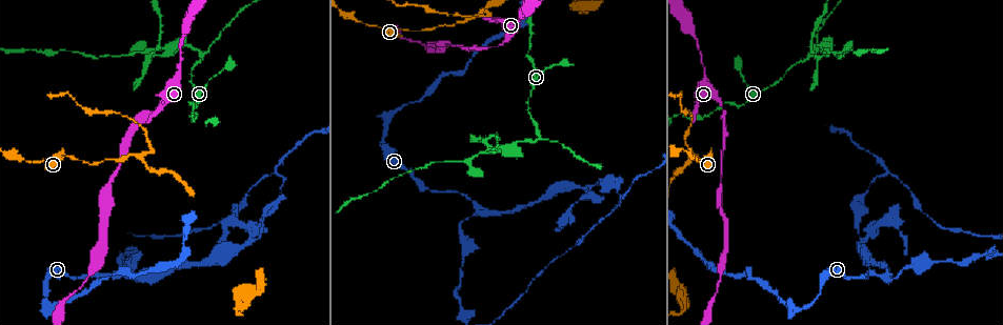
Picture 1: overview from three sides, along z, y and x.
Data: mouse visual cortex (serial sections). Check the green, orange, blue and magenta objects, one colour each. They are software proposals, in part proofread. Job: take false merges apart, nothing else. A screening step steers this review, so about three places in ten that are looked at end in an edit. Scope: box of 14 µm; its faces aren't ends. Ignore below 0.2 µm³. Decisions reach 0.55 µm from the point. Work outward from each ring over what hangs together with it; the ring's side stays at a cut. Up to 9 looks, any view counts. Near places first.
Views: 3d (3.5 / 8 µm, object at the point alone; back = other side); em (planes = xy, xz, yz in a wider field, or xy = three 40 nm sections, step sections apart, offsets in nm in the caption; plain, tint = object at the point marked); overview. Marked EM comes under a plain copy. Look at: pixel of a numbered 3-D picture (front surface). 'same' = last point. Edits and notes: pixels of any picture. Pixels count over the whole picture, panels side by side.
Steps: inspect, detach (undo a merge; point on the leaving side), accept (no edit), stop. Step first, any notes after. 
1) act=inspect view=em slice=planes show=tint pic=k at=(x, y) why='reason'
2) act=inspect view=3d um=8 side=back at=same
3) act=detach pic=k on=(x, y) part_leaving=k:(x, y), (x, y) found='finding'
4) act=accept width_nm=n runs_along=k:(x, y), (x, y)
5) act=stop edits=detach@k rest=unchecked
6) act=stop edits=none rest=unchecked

act=inspect view=3d um=8 pic=1 at=(76, 159) why='a narrow waist'

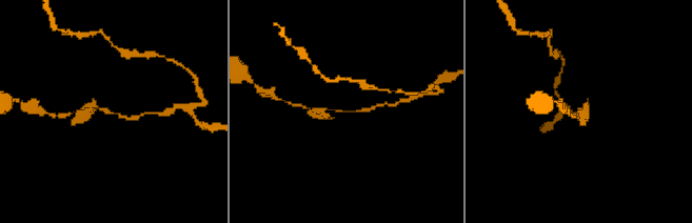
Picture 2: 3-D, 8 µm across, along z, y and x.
act=inspect view=3d um=3.5 pic=2 at=(349, 112) why='closer look'

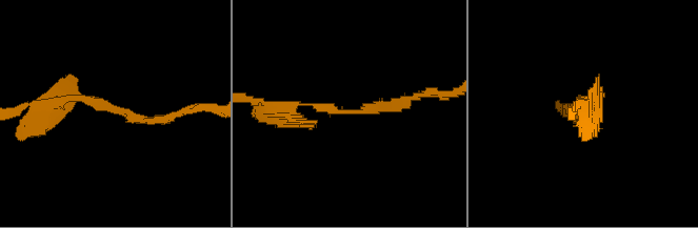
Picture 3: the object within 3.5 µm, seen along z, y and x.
act=inspect view=em slice=xy step=3 show=tint pic=3 at=(346, 112) arm_widths_nm=150,150

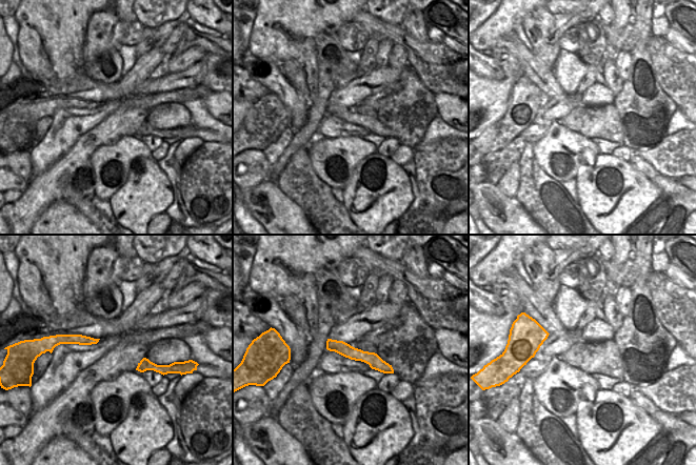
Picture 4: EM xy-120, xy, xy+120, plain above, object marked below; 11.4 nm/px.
act=accept runs_along=4:(329, 343), (370, 358), (390, 370) found='one cell here'

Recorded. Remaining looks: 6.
act=inspect view=em slice=xy step=5 show=tint pic=1 at=(475, 17) why='three arms meet'

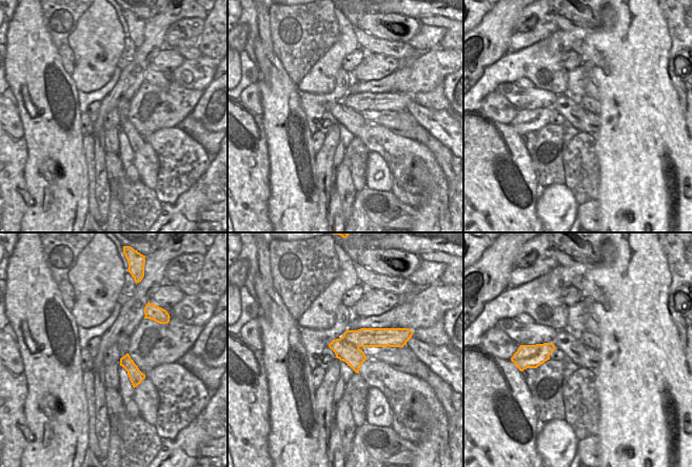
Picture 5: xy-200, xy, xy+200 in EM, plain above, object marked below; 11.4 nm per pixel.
act=inspect view=3d um=3.5 at=same

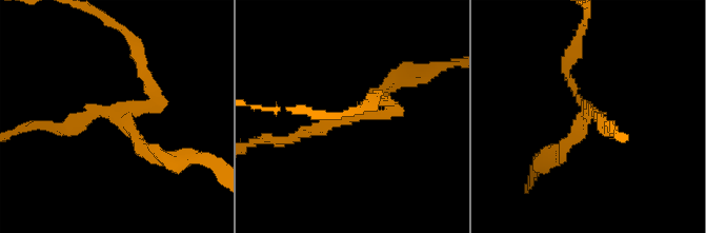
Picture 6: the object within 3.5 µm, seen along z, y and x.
act=detach pic=6 on=(387, 102) arm_widths_nm=150,150,200 part_leaving=6:(120, 109), (153, 99), (133, 41) found='a second cell is stuck on'

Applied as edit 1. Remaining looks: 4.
act=inspect view=overview why='redraw'

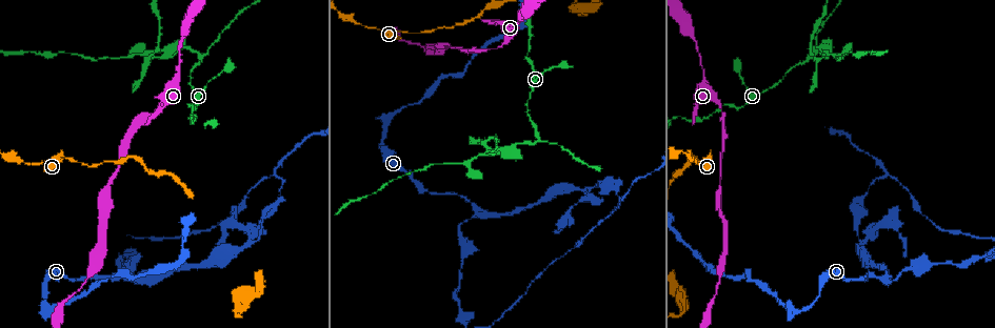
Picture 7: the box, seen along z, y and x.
act=inspect view=3d um=8 side=back pic=7 at=(478, 210) why='three arms meet'

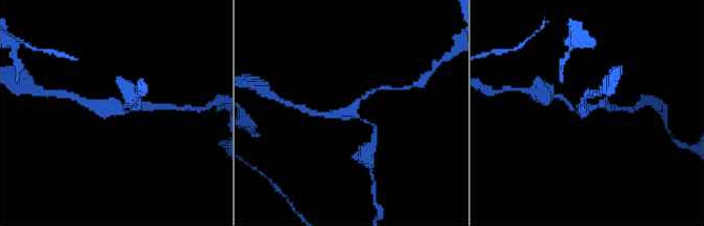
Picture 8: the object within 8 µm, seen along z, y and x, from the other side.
act=inspect view=3d um=3.5 pic=8 at=(588, 106) why='zoom in'

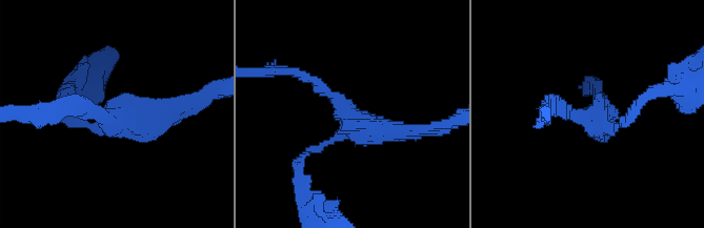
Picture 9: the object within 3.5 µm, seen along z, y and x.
act=accept runs_along=9:(303, 77), (361, 125), (422, 130) found='all the same cell'

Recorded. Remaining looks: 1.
act=stop edits=detach@6 rest=unchecked

